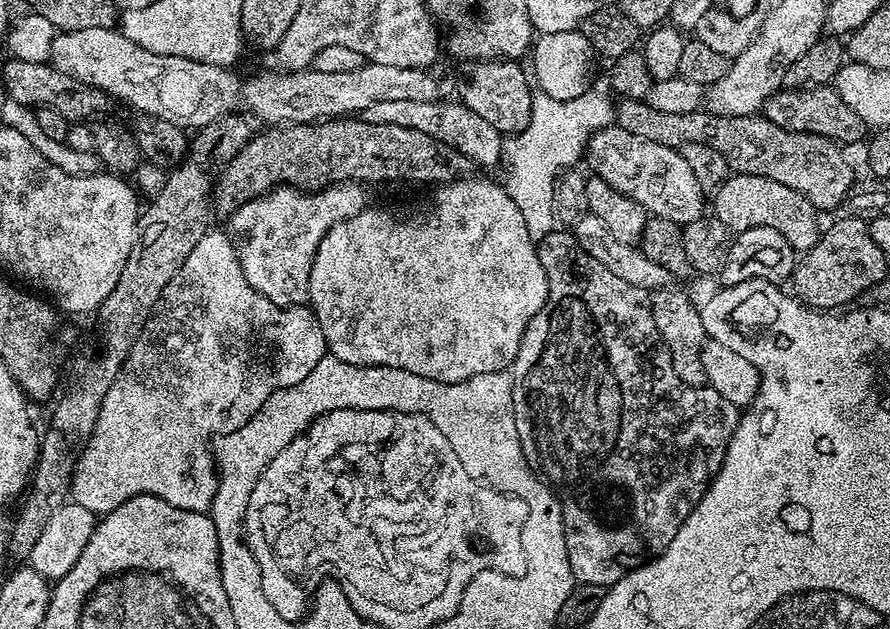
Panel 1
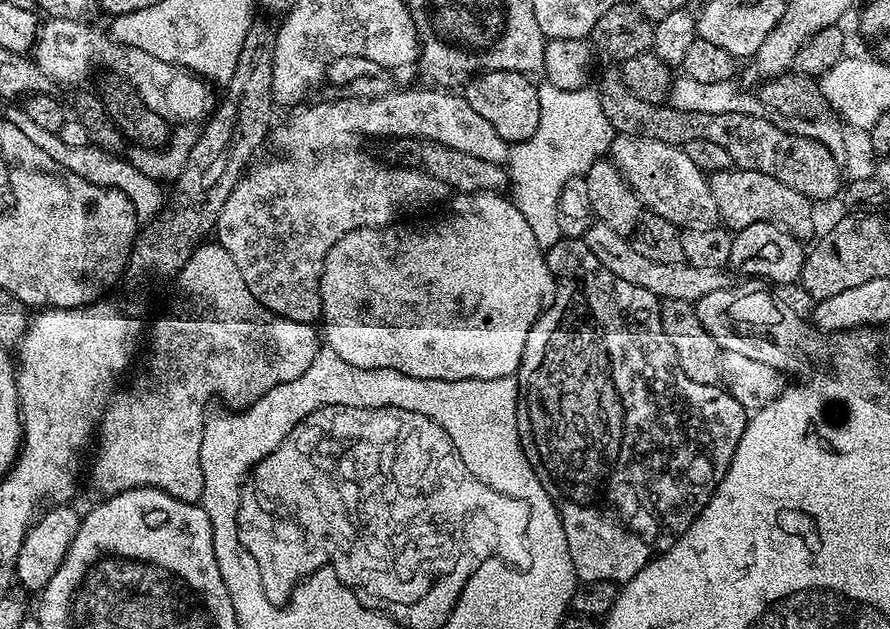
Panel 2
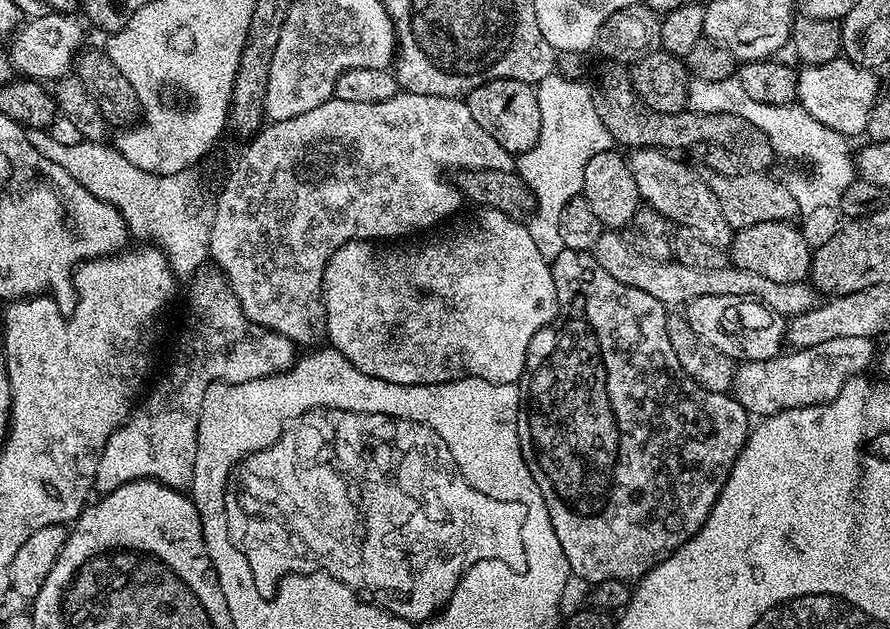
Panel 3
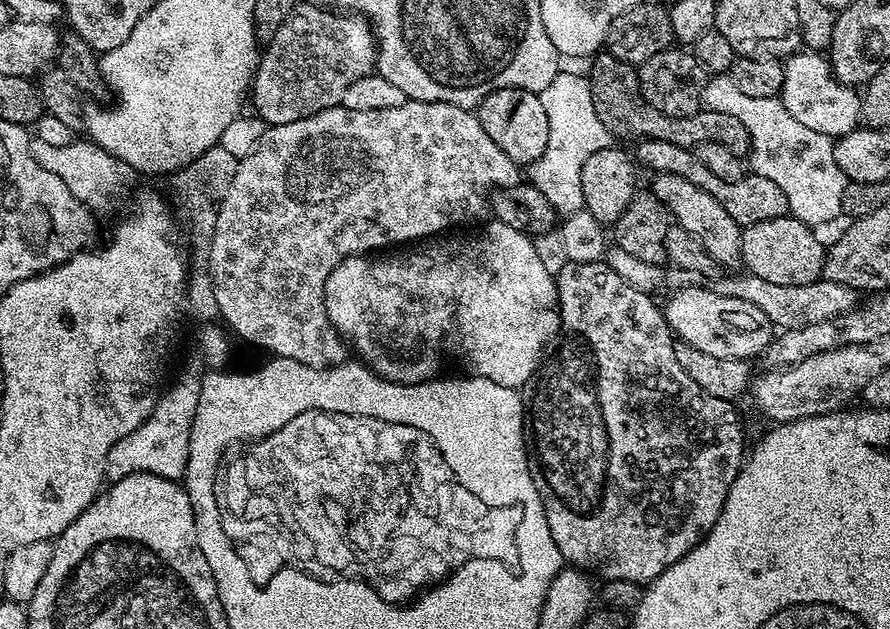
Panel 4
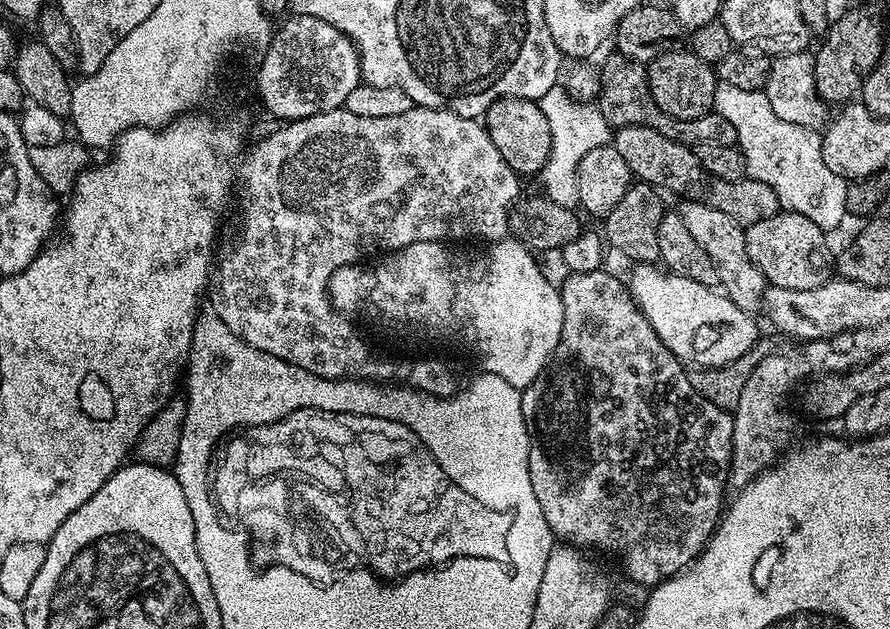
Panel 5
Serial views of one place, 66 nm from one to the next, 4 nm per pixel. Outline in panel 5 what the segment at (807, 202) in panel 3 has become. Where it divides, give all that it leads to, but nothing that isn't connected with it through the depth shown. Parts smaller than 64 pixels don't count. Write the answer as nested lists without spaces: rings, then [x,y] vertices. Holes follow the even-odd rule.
[[[724,81],[716,85],[712,110],[735,128],[736,144],[746,162],[745,175],[770,186],[781,209],[802,214],[825,232],[845,220],[849,183],[826,165],[822,157],[823,137],[817,129],[782,120],[774,113],[763,89],[743,90]]]

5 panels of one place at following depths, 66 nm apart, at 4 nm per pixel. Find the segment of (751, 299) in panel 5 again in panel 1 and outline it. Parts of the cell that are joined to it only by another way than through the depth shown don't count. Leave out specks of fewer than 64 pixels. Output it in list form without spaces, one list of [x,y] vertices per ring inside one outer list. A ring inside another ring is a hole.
[[[611,126],[592,133],[586,148],[587,160],[595,175],[610,182],[614,190],[634,198],[634,202],[638,202],[653,217],[672,219],[683,226],[705,215],[706,193],[698,186],[698,178],[694,178],[690,162],[686,162],[677,149],[647,141],[619,126]]]

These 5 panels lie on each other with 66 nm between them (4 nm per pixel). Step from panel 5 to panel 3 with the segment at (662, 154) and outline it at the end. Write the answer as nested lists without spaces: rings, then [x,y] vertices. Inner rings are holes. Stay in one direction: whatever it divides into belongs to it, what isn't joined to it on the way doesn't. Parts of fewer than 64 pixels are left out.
[[[706,167],[699,169],[701,178],[710,186],[714,198],[718,198],[718,206],[722,206],[722,214],[726,214],[726,222],[734,230],[758,226],[762,222],[792,222],[801,215],[795,202],[794,194],[783,180],[775,180],[760,170],[741,170],[735,176],[718,174]]]

